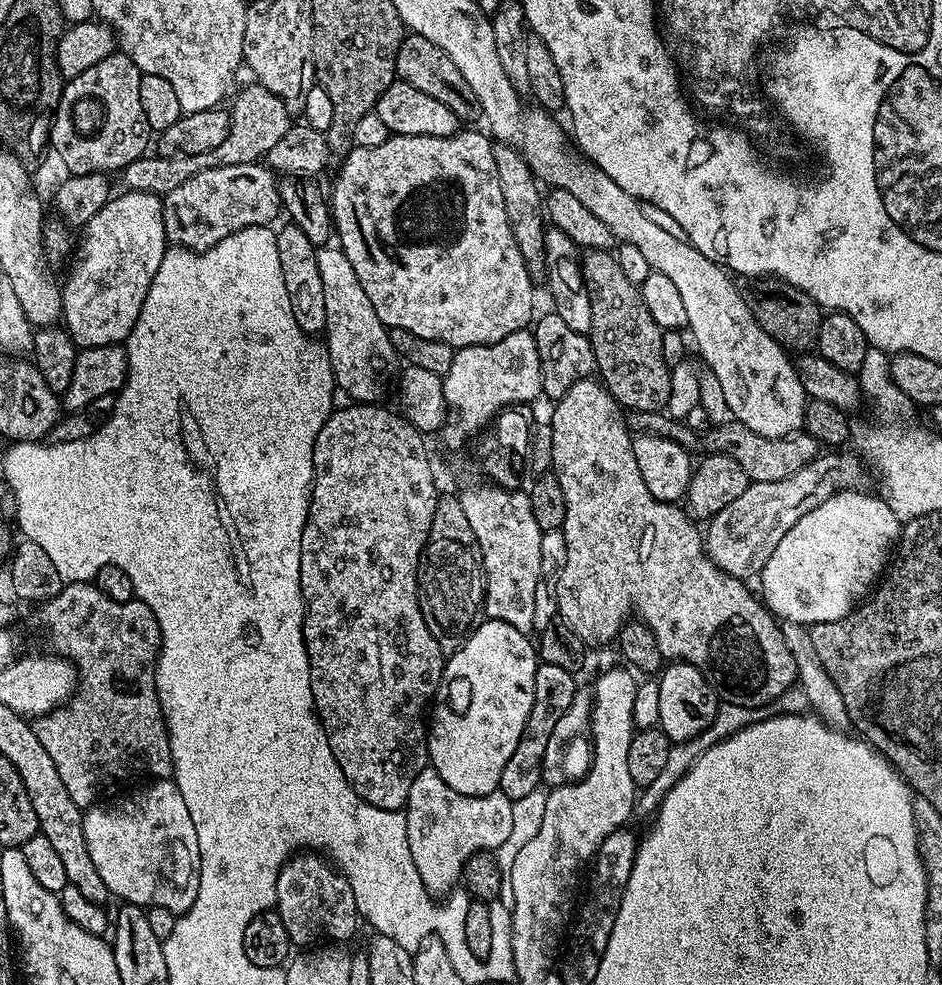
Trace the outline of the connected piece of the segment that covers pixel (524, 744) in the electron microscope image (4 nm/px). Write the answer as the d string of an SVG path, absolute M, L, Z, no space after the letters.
M543 662L537 663L534 674L534 706L530 706L530 718L526 718L526 726L522 730L522 738L518 738L518 746L514 746L514 754L510 754L510 762L506 762L506 770L502 770L499 791L506 794L506 798L517 800L530 794L530 790L541 787L543 781L543 760L546 754L546 746L549 745L550 734L558 723L558 718L570 710L570 704L578 691L576 685L577 677L570 670L562 669L559 666L548 665Z

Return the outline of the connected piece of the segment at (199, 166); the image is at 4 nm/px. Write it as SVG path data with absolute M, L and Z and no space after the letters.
M257 82L250 83L248 89L240 96L236 105L231 105L232 134L226 142L221 142L214 150L206 150L206 154L166 158L155 154L145 154L134 162L127 164L122 170L123 187L129 192L152 192L155 196L165 197L174 186L182 186L186 178L194 178L194 174L202 174L207 168L218 166L238 166L254 164L267 157L270 146L286 134L290 126L290 110L270 90L266 90Z

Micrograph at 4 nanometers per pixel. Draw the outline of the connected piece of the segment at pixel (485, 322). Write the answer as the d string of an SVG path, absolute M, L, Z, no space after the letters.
M464 130L455 136L397 136L392 134L389 135L386 142L382 142L382 146L374 146L373 148L357 148L354 146L349 150L348 155L343 157L342 164L344 166L337 174L336 181L332 184L332 192L330 188L330 207L335 239L338 241L339 248L346 254L346 258L350 258L350 266L354 266L354 274L358 274L358 282L362 282L362 290L366 290L366 298L370 298L370 306L374 306L374 314L378 314L378 318L389 330L397 328L398 330L406 330L410 334L418 334L418 338L434 338L434 342L446 342L454 350L466 346L493 344L502 338L506 338L506 334L525 331L534 320L534 315L532 316L532 284L534 284L534 277L528 273L528 264L522 258L522 250L518 246L518 242L514 242L514 234L510 230L510 218L506 218L506 202L502 202L502 186L498 182L498 166L494 166L493 141L483 131L481 132L467 132L467 130Z

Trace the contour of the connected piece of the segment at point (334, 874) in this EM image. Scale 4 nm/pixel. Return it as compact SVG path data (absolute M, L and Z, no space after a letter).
M312 850L297 854L284 863L276 883L274 910L282 918L282 926L286 926L286 934L293 945L316 946L321 942L346 942L344 940L355 934L358 925L354 890L350 890L350 882L340 873L339 868Z

